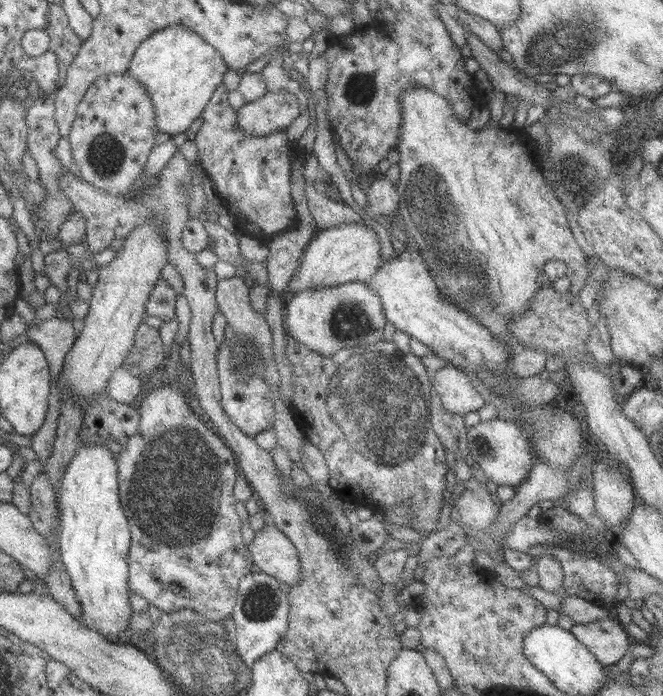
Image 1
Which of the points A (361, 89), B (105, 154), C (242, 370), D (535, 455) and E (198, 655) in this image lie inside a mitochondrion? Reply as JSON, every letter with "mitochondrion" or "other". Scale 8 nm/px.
{"A":"mitochondrion","B":"mitochondrion","C":"mitochondrion","D":"other","E":"mitochondrion"}

